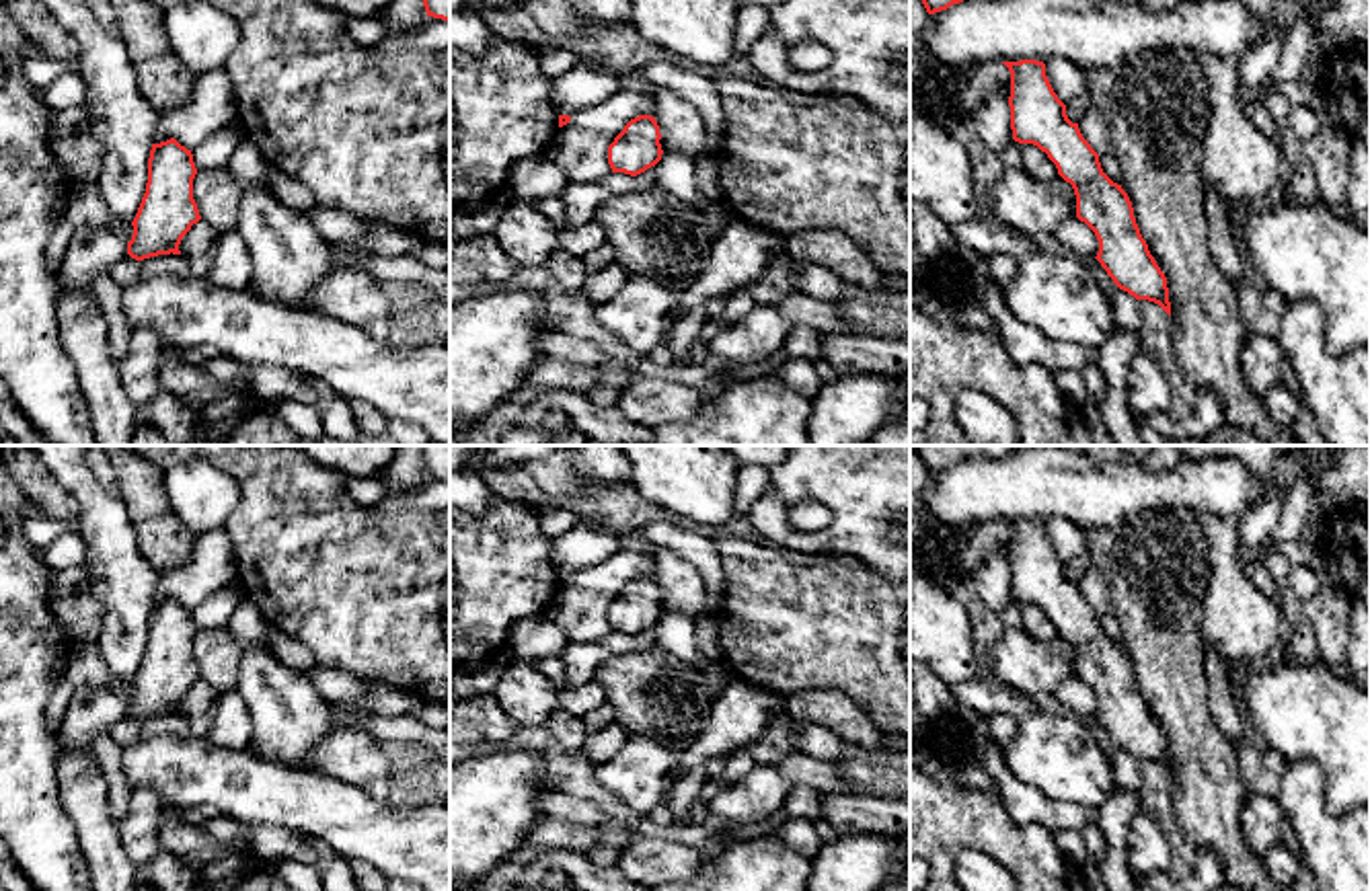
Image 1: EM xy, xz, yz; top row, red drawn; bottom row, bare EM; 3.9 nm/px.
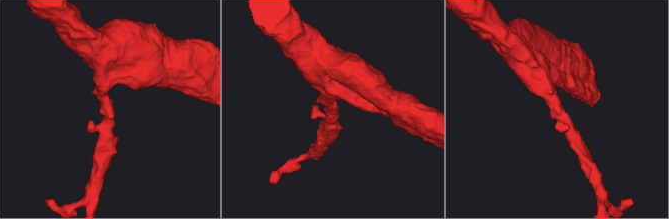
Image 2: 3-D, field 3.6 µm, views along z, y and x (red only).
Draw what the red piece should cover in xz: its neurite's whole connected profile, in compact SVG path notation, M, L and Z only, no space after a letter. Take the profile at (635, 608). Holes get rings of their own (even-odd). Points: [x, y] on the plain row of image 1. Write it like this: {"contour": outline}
{"contour": "M639 575L608 606L612 632L637 636L661 620L661 593L655 577Z"}

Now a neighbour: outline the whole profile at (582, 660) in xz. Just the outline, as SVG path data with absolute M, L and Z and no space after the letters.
M655 626L631 636L624 632L610 632L598 643L567 643L561 659L565 663L567 684L581 688L596 682L596 671L614 655L651 649L655 643Z

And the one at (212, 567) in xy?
M226 528L197 534L189 565L162 573L152 604L175 597L187 610L195 610L218 589L236 581L236 558Z

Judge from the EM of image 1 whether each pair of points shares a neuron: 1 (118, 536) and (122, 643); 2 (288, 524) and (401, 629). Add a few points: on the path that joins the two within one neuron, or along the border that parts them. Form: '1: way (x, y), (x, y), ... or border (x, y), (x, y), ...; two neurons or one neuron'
1: way (118, 563), (120, 616); one neuron
2: way (317, 553), (346, 582), (360, 588), (372, 600); one neuron

